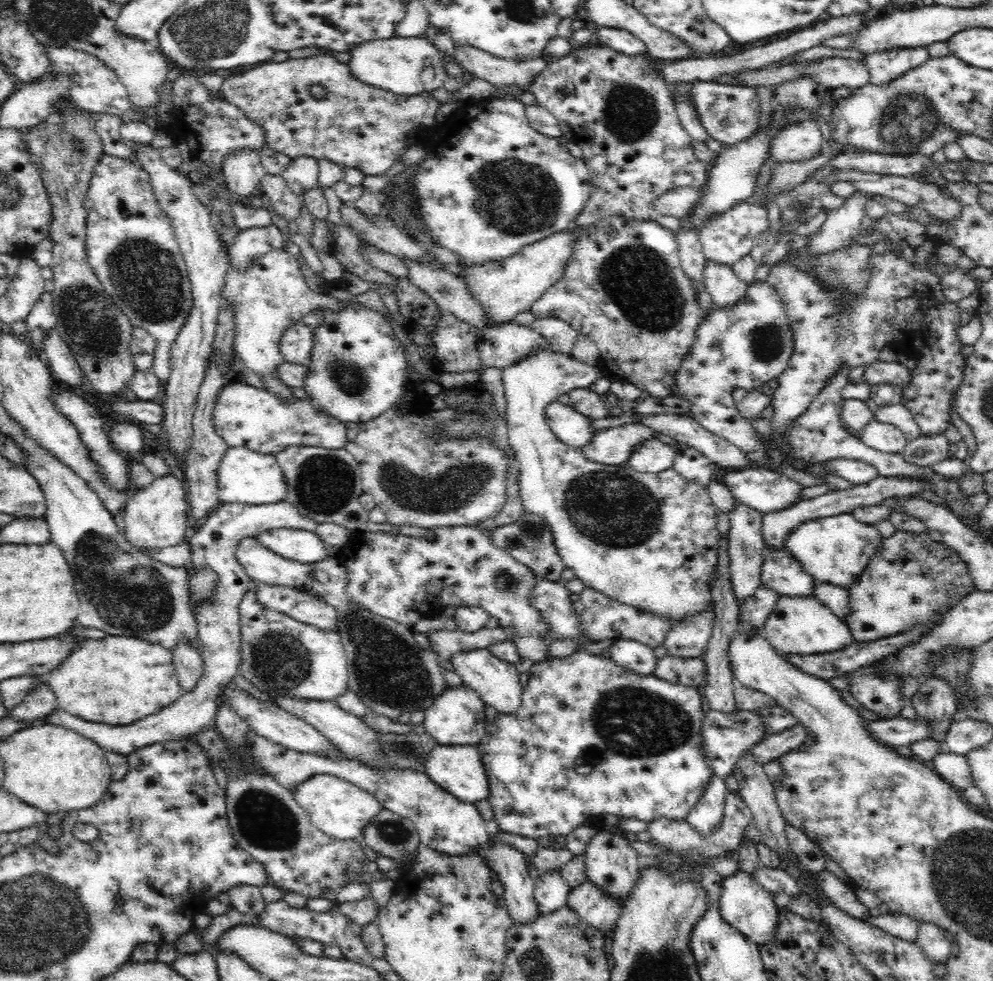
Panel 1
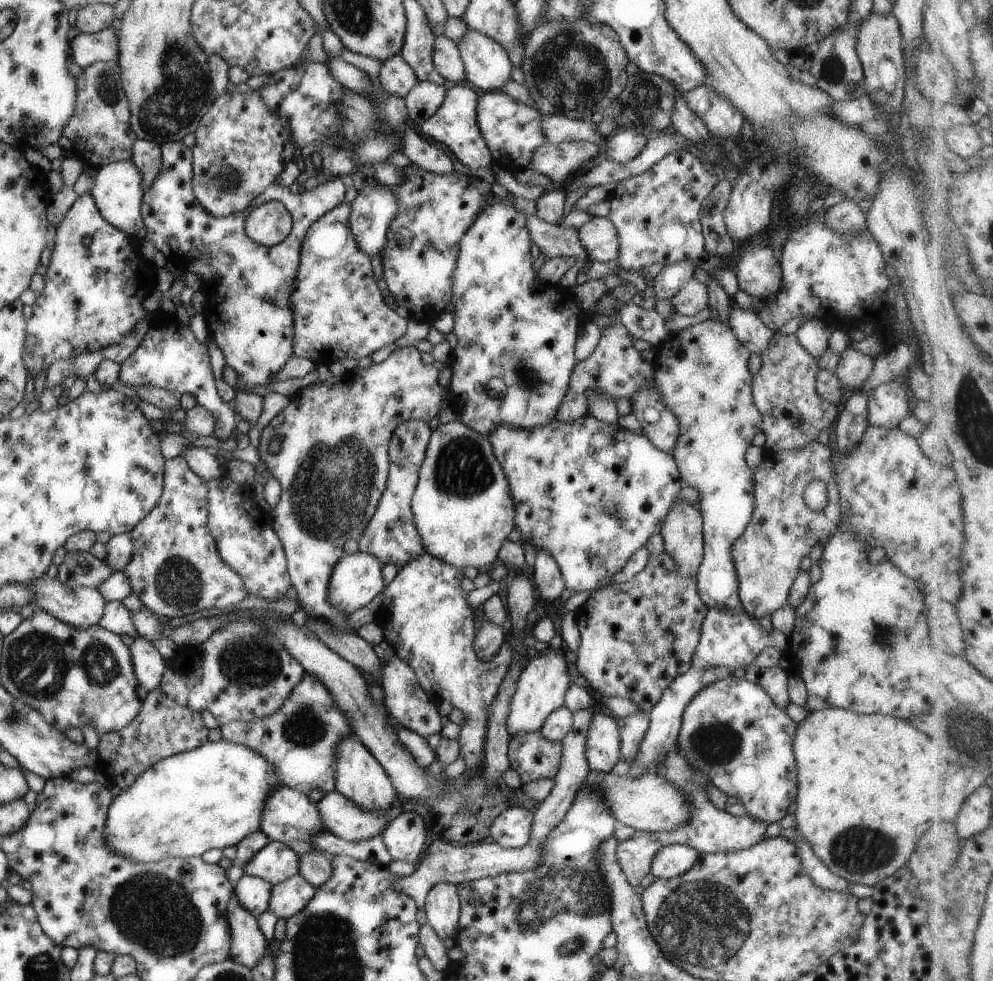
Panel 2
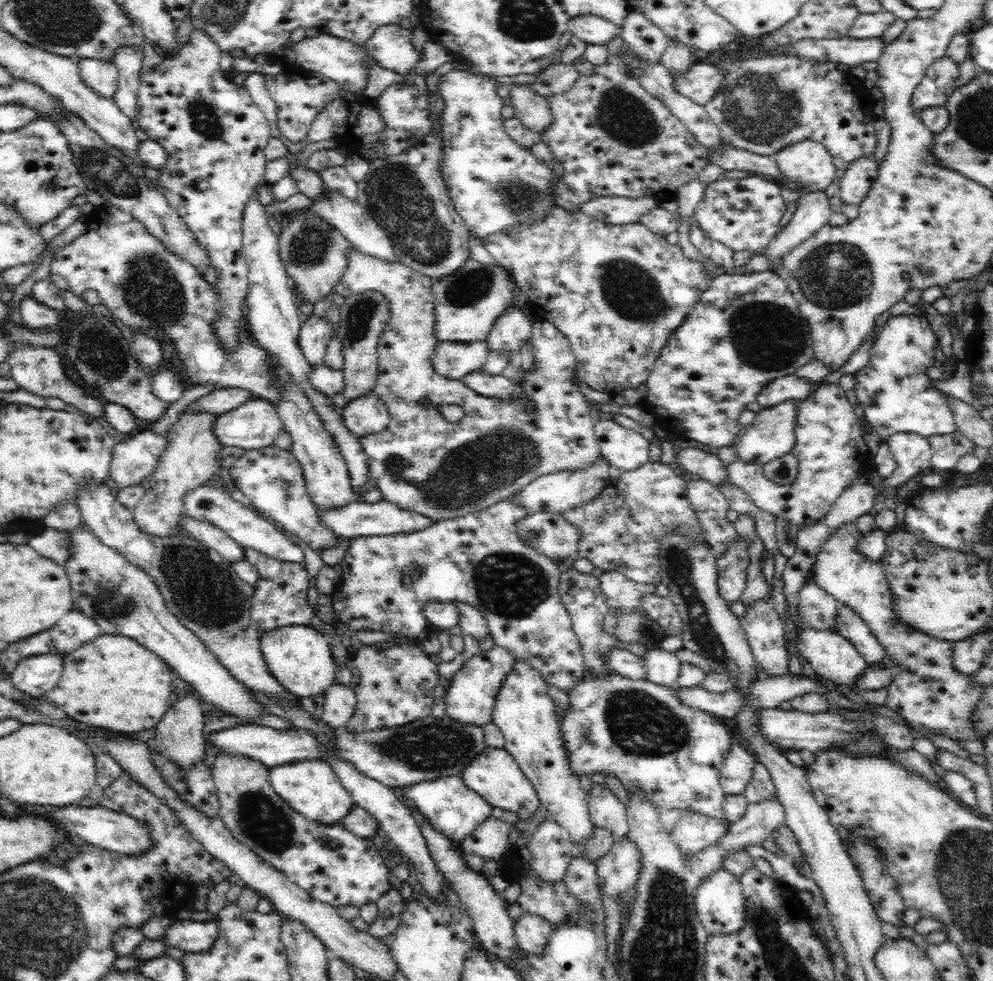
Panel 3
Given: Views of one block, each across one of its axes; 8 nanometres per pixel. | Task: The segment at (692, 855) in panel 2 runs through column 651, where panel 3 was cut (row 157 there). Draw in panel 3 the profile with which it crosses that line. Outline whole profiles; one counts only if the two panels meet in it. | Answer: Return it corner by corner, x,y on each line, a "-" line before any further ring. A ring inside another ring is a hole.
866,153
863,157
856,158
840,175
840,197
842,202
858,204
863,199
863,194
873,185
877,177
877,164
874,153

